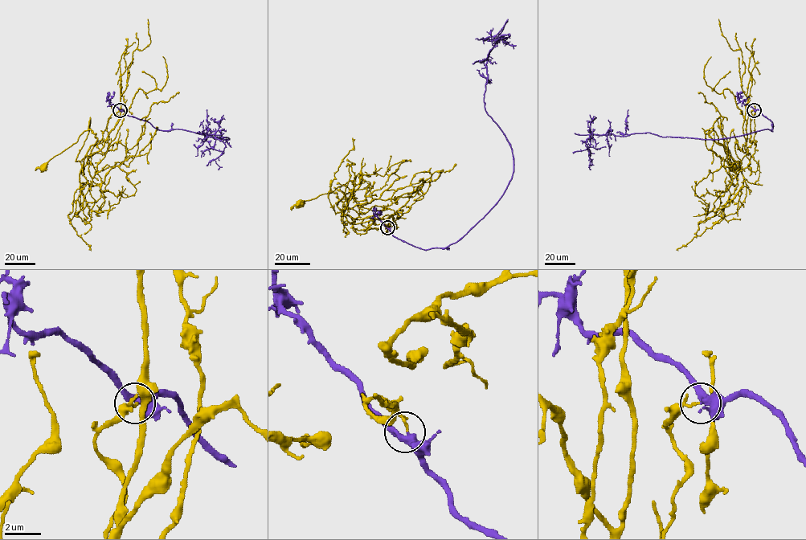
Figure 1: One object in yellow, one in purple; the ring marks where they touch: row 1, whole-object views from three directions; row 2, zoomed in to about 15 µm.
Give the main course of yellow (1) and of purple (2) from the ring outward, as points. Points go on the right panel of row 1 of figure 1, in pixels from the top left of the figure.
1: (754, 110), (750, 112), (749, 141), (755, 144), (754, 153), (742, 169), (707, 133), (713, 130), (733, 167)
2: (754, 110), (771, 121), (771, 130), (718, 139), (648, 132), (591, 134), (586, 145), (589, 169)

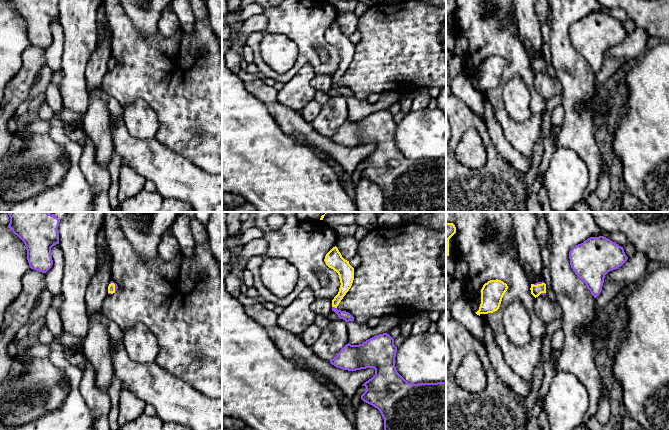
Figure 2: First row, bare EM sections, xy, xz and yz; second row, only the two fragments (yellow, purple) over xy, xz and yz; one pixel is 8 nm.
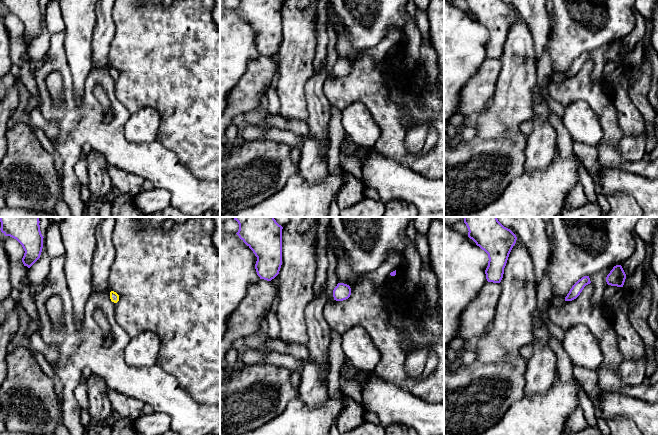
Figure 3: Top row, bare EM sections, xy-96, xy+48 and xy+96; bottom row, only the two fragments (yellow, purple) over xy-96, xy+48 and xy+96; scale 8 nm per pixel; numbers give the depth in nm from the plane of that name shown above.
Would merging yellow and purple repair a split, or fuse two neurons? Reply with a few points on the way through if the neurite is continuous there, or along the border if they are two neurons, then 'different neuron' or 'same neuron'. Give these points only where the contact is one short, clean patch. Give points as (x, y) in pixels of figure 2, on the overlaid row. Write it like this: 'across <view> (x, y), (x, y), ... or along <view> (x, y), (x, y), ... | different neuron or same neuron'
along xz (332, 306), (336, 308) | different neuron

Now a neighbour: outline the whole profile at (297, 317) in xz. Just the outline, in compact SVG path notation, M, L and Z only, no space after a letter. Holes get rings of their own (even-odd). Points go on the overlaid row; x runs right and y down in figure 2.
M303 289L278 315L278 325L287 332L300 336L315 321L316 315L310 308L315 299L312 289Z

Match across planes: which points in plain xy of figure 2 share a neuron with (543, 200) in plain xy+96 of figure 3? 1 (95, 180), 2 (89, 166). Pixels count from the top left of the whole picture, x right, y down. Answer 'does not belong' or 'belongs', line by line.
1: does not belong
2: does not belong

